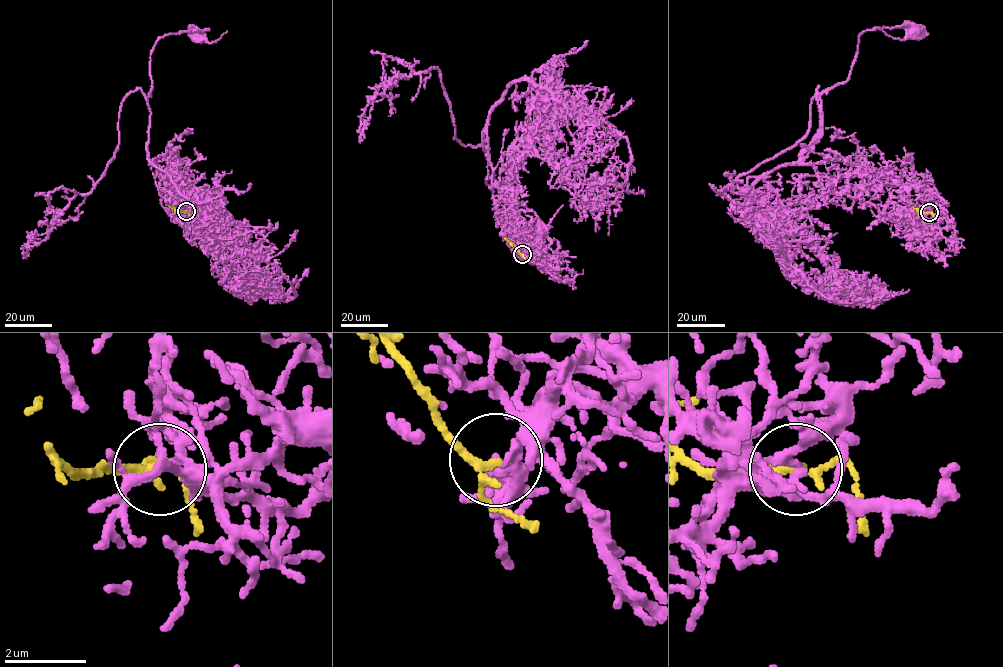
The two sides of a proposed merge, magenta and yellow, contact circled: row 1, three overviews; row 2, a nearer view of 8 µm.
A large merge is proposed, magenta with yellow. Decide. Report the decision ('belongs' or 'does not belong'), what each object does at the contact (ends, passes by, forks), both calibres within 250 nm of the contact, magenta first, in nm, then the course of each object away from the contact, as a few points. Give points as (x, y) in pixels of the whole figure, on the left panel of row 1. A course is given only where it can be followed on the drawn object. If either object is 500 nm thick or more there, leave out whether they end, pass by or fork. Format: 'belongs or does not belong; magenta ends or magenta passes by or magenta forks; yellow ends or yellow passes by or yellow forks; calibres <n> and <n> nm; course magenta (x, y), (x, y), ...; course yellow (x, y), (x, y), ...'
does not belong; magenta passes by; yellow passes by; calibres 160 and 180 nm; course magenta (186, 211), (193, 214), (147, 156), (148, 97), (155, 43), (169, 34), (200, 30), (194, 34); course yellow (186, 211), (168, 206)

